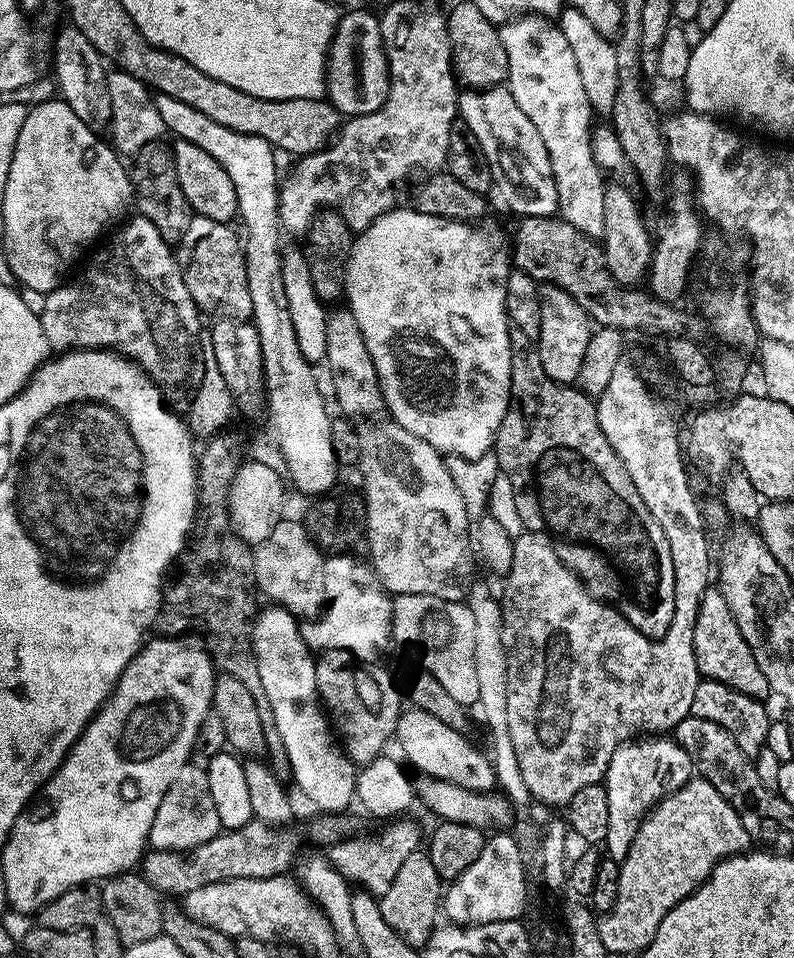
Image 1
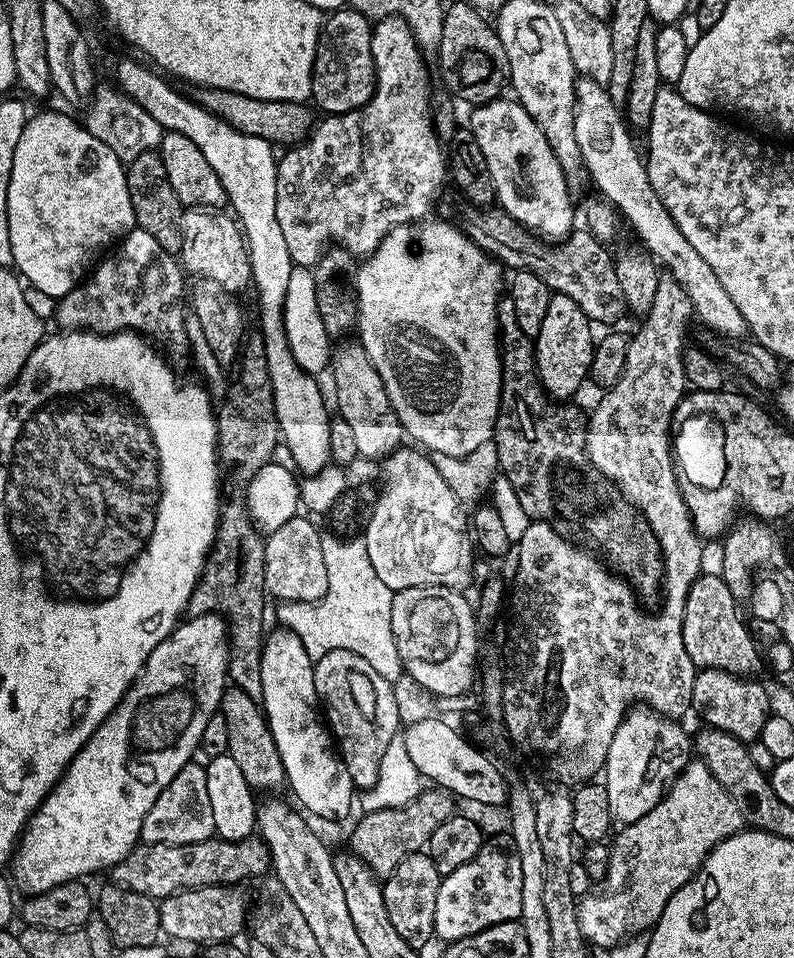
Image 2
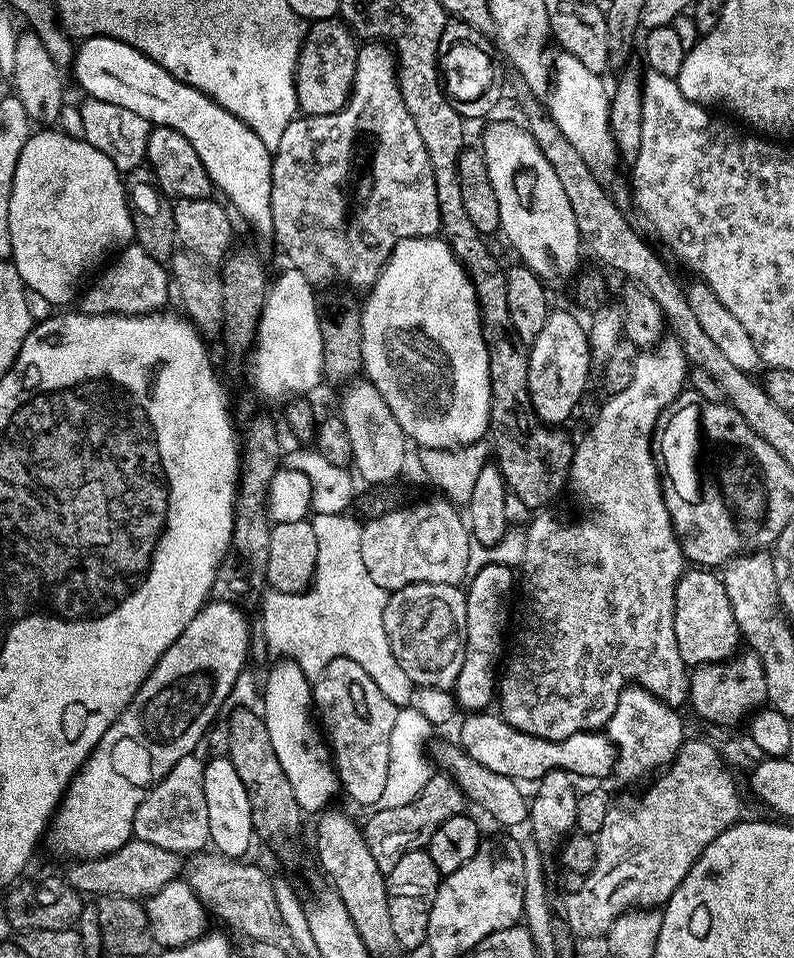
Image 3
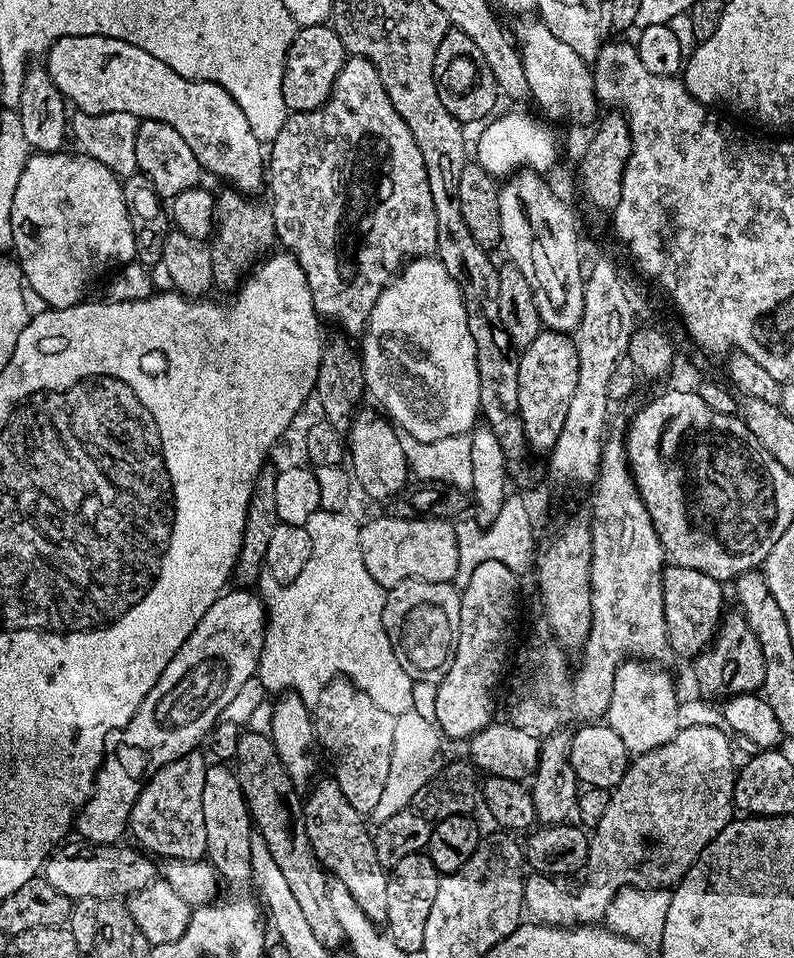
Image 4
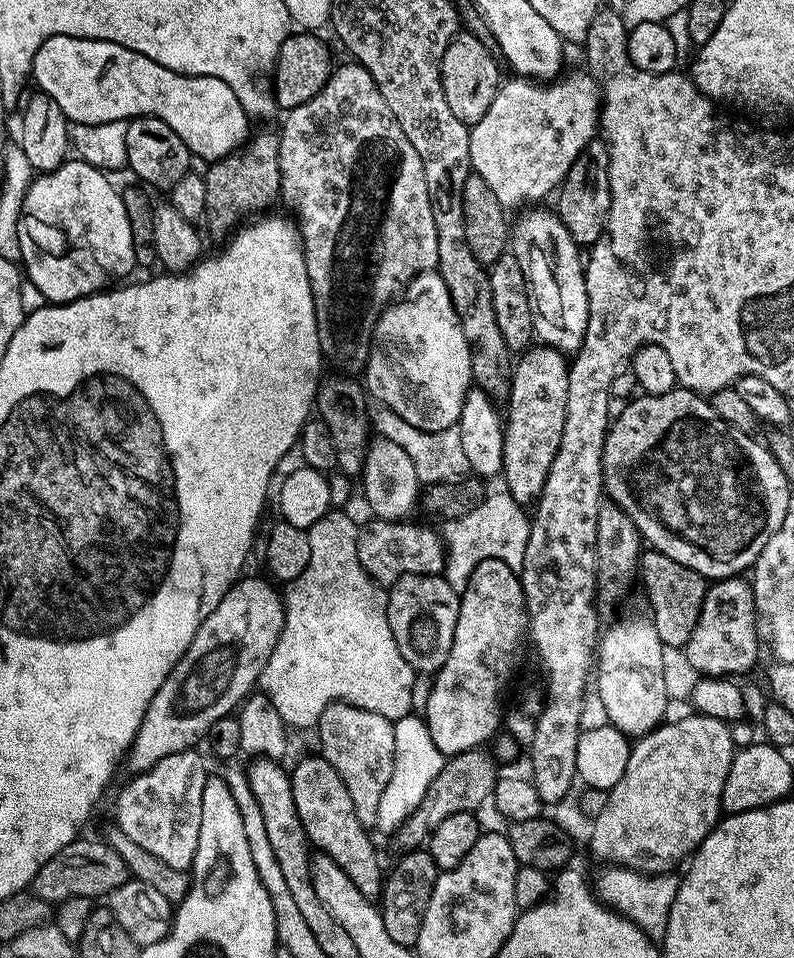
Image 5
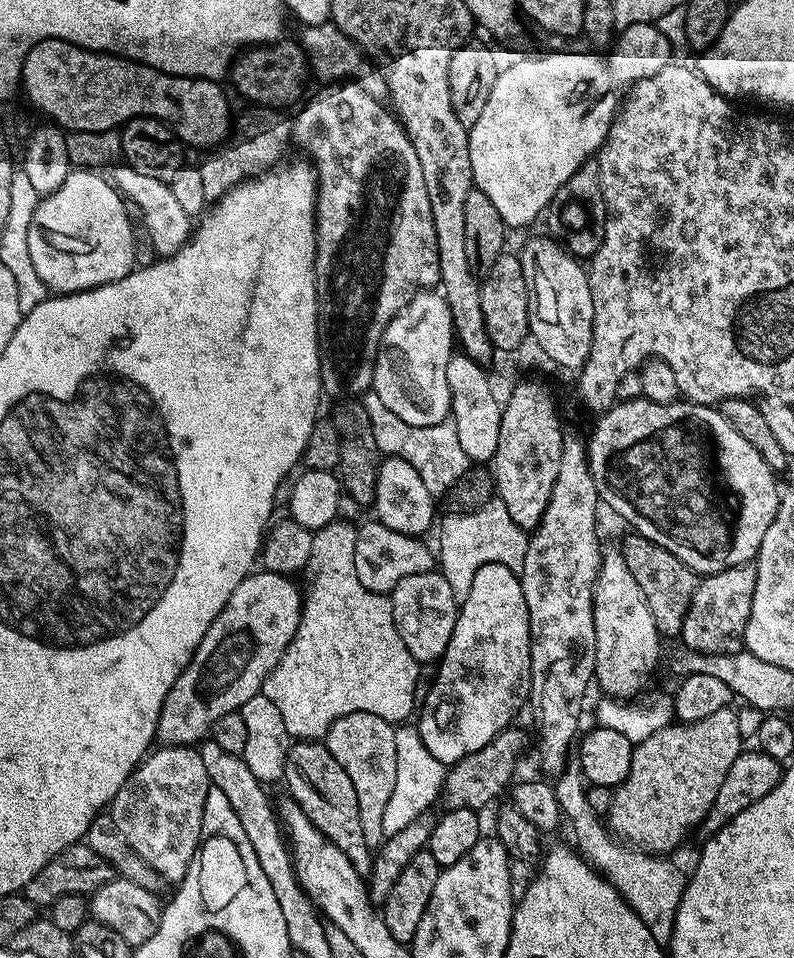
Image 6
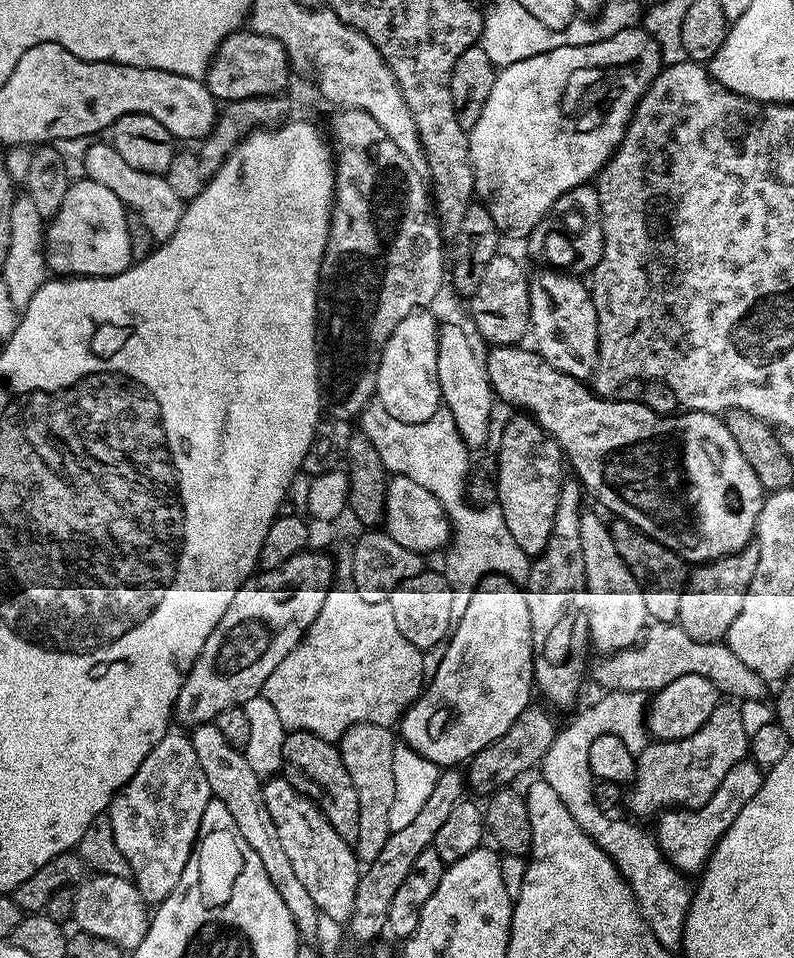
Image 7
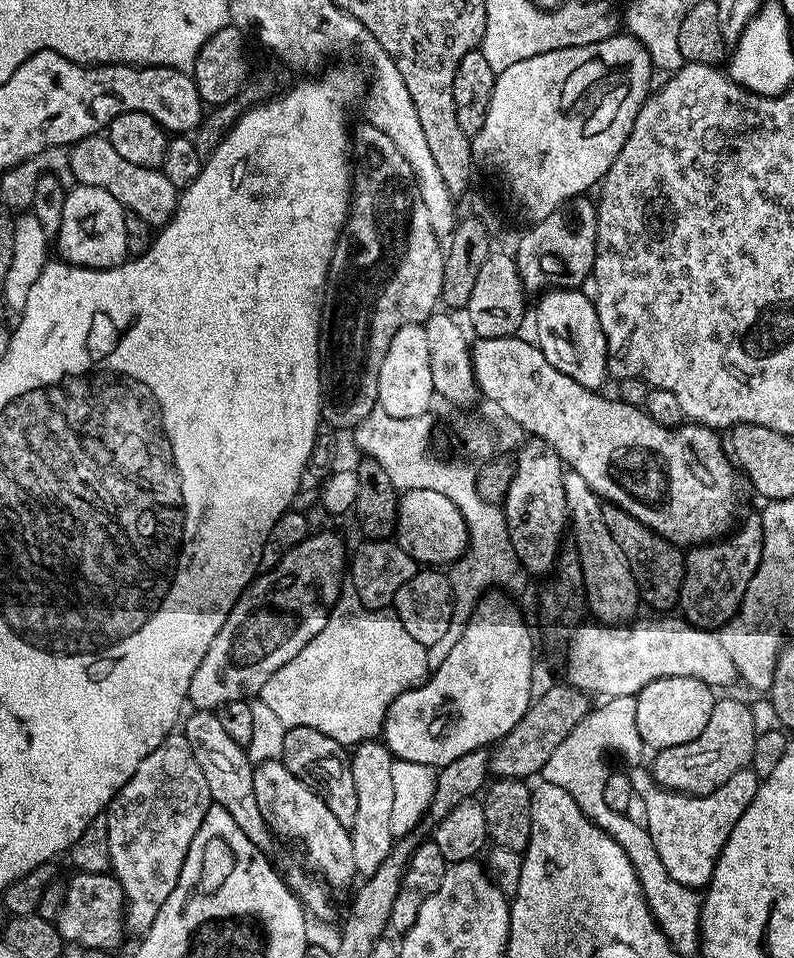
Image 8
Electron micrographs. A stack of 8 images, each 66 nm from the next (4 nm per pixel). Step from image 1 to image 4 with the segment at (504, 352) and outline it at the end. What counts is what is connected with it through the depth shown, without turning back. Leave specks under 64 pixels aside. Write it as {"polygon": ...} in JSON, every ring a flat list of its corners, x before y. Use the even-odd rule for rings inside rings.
{"polygon":[[418,256,403,265,399,275,382,290,378,302,374,302,368,327,362,333,363,340,362,359,367,395,377,400,375,403,387,413,394,425,414,434,414,438,422,442,438,442,438,438,462,436,476,428,481,415,478,354,474,338,470,338,464,291,439,258]]}

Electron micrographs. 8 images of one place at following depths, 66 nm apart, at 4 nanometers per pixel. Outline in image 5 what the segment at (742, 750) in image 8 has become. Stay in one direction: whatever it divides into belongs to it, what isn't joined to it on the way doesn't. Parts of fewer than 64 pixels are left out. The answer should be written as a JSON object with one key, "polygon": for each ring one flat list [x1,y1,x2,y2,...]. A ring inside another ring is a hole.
{"polygon":[[693,714,682,718,681,720,669,720,661,723,659,728,655,728,653,732,639,737,631,745,629,750,629,762,626,763,625,773,622,778,618,779,618,784,614,785,607,791,608,801,602,810,602,814,598,814,591,821,592,824,592,852,600,860,608,860,609,865,619,866,621,868,633,868,635,872,646,872,650,876,659,876,661,874,671,873,676,867,683,865,685,861,691,857,692,853,700,847,713,828,720,823,722,819,722,790,726,782,726,774,730,774,730,762,734,755,734,745,731,740,731,727,729,721,719,720,716,717,703,716,701,714]]}

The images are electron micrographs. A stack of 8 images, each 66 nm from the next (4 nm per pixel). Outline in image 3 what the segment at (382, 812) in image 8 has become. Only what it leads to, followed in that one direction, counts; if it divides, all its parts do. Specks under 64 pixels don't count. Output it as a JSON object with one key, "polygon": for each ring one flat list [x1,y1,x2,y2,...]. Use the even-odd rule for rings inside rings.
{"polygon":[[345,656,330,662,322,670,322,674,315,677,312,684,312,703,319,727,331,751,336,773,340,775,343,795,348,795,356,804,379,805,382,790,386,787,386,770,390,770,390,734,394,731,397,706,382,694,373,678,358,663]]}

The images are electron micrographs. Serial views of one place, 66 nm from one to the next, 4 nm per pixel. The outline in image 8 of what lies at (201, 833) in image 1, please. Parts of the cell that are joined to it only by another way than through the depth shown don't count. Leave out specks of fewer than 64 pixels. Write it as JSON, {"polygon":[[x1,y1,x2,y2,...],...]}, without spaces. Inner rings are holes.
{"polygon":[[173,734,164,740,149,756,138,762,138,770,116,792,106,807,108,818,108,849,110,850,110,872,122,886,126,901,126,924,137,934,151,929,158,910,162,910,162,902,170,898,170,890,178,882,178,874,186,862,186,854,190,850,190,842,194,842,194,834,202,826,202,818,206,818,206,810,212,804,210,786,206,786,206,778,202,778,202,770,198,762,194,762,194,750,190,750,190,742,183,734]]}

